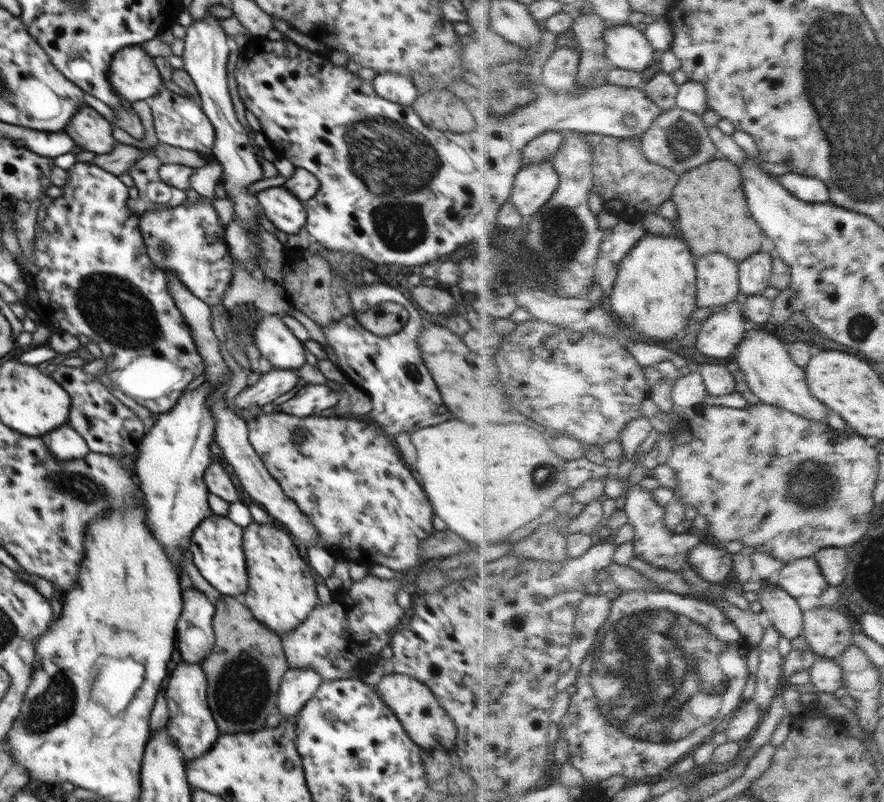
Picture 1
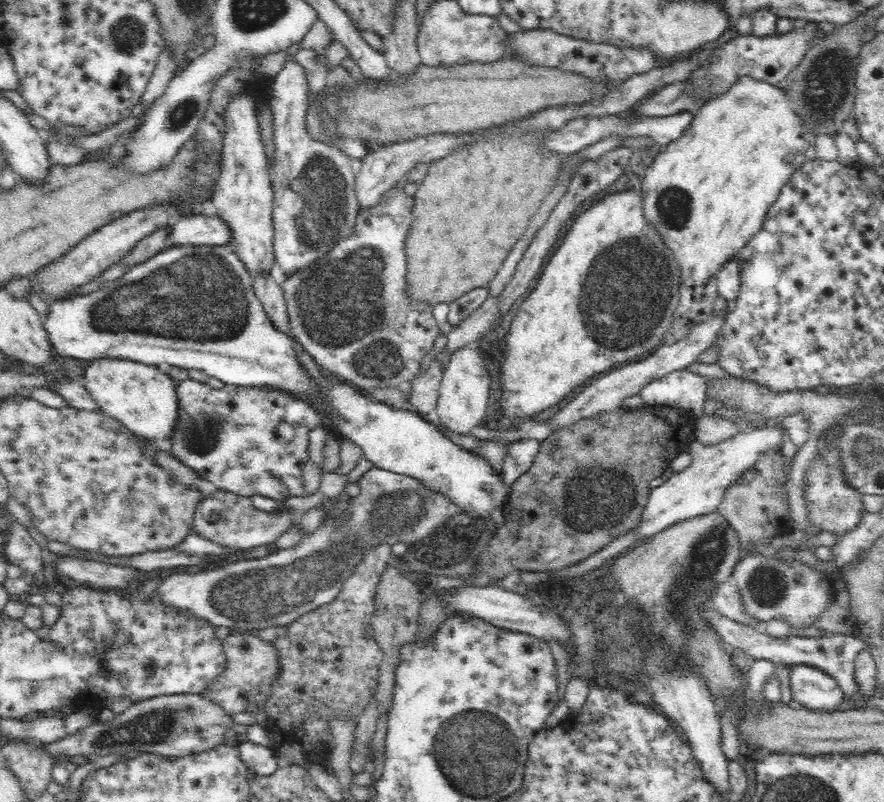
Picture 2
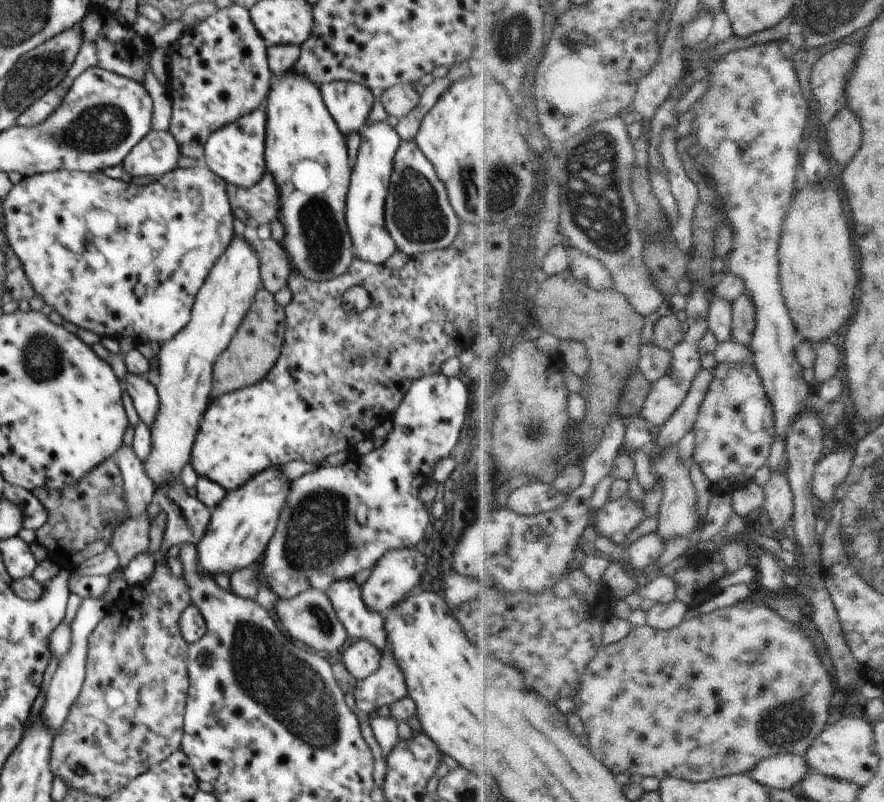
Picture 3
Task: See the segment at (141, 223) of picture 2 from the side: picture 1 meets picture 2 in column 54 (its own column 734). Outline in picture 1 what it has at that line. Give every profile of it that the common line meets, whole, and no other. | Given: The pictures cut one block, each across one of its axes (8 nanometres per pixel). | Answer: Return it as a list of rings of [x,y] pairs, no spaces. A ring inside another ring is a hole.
[[[726,253],[701,256],[698,268],[698,308],[716,308],[735,303],[741,290],[741,264]]]

